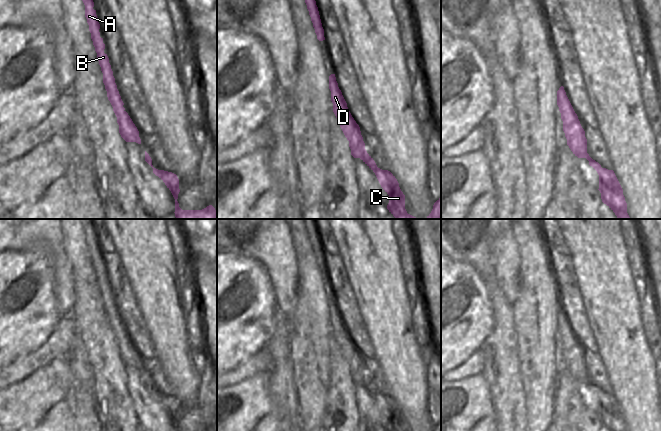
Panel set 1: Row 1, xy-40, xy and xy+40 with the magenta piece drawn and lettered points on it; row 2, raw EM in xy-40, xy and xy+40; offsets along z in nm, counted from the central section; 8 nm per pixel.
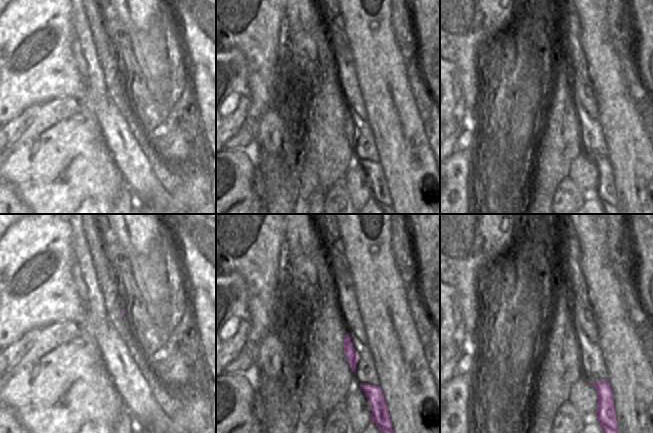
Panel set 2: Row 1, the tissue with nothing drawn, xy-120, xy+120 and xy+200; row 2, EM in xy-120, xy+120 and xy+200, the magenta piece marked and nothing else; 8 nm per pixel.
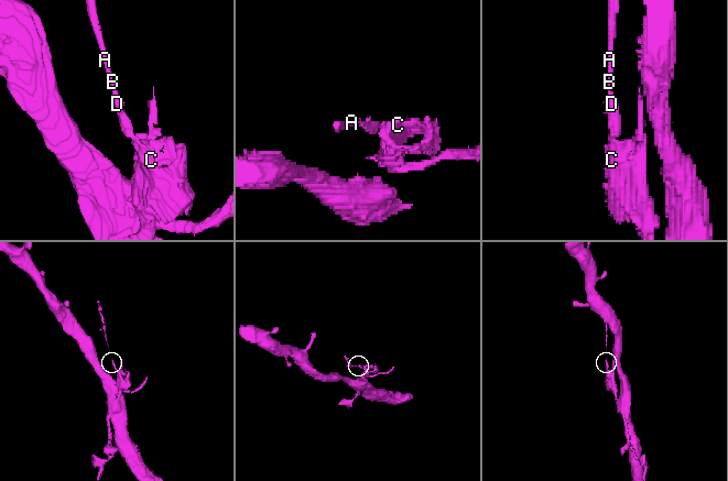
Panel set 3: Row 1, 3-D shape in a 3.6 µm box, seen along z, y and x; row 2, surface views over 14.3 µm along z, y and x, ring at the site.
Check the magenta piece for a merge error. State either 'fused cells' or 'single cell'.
single cell

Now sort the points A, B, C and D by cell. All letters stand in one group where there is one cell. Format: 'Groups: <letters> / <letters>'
Groups: A B C D

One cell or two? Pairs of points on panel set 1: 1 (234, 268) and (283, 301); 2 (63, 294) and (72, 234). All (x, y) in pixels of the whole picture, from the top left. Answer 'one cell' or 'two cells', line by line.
1: two cells
2: two cells

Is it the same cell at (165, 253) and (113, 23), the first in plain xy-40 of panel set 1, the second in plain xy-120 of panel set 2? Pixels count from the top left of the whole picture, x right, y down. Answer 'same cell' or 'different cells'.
same cell

